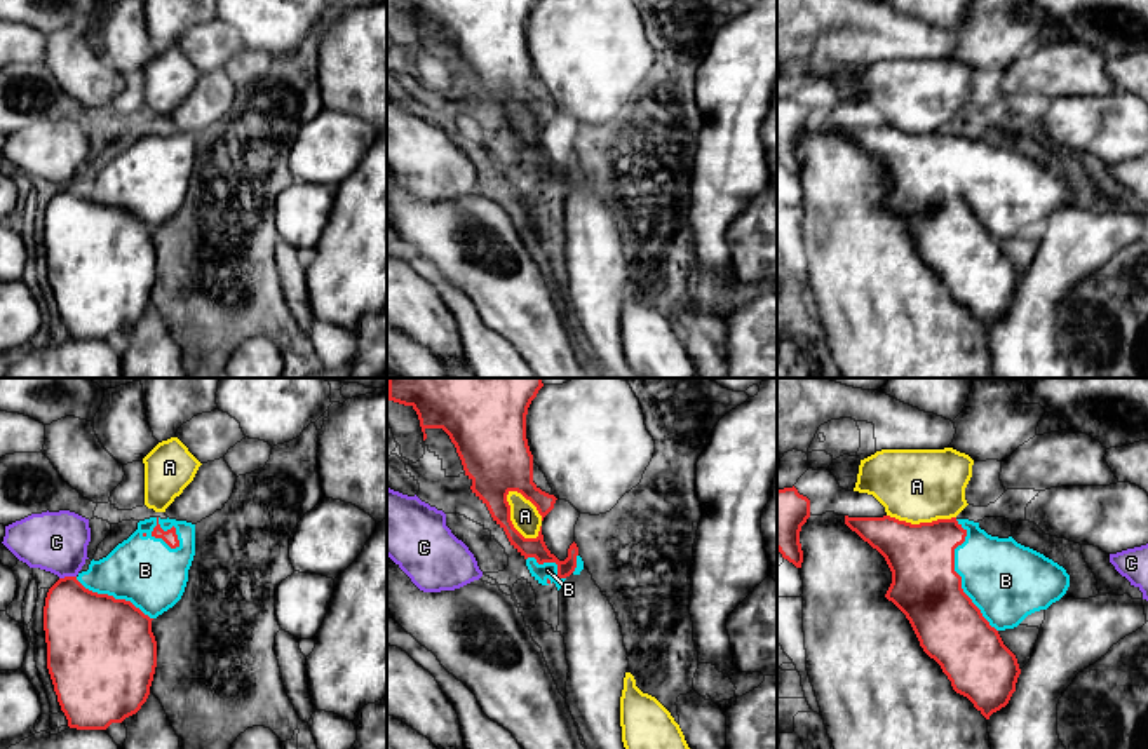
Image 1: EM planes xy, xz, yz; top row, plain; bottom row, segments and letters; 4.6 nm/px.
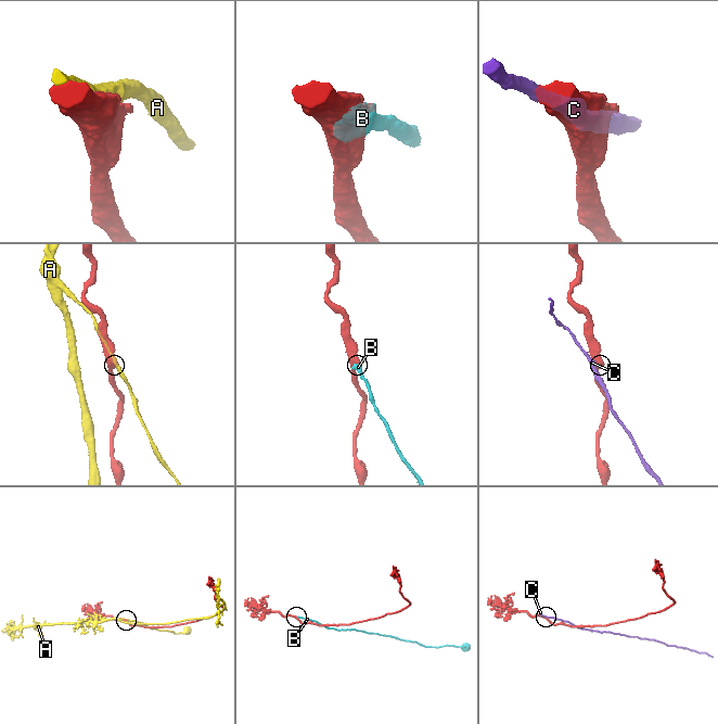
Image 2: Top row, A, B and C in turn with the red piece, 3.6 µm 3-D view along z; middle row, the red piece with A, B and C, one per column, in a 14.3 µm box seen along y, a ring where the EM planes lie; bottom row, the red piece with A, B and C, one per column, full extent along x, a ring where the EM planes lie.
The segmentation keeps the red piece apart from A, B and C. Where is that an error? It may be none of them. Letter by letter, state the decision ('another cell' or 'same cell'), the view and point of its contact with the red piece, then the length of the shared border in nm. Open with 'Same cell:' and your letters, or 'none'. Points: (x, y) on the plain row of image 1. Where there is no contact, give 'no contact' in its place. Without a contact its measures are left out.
Same cell: B
A: another cell; contact xz (509, 129); length 260 nm
B: same cell; contact yz (958, 185); length 550 nm
C: another cell; contact xy (67, 187); length 80 nm

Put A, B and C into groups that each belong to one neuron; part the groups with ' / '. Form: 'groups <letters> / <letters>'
groups A / B / C

